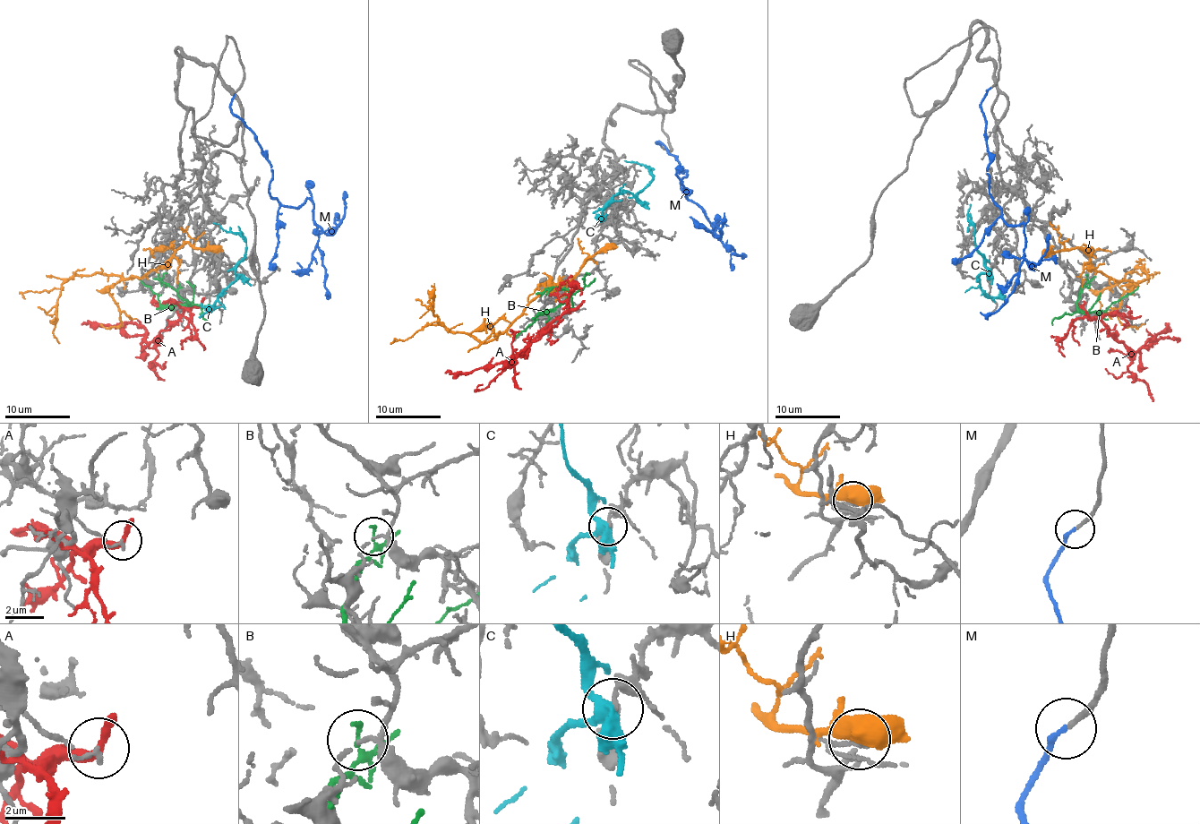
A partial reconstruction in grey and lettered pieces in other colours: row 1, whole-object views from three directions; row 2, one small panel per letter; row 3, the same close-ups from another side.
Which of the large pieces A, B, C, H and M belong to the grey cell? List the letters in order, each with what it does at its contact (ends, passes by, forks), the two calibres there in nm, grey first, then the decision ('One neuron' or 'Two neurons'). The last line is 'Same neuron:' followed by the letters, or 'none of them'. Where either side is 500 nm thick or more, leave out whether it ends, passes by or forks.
A: It passes by. Thickness 140 nm (grey) against 260 nm. Two neurons
B: It forks there. Thickness 80 nm (grey) against 120 nm. Two neurons
C: It forks there. Thickness 110 nm (grey) against 360 nm. Two neurons
H: It forks there. Thickness 160 nm (grey) against 460 nm. Two neurons
M: It ends there. Thickness 170 nm (grey) against 190 nm. One neuron
Same neuron: M

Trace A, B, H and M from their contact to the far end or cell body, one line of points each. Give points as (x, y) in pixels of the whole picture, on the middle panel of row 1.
A: (578, 305), (567, 309), (555, 325), (507, 361), (464, 373), (444, 373)
B: (545, 289), (557, 287), (568, 290), (564, 300), (554, 308), (544, 310), (512, 338)
H: (606, 250), (590, 255), (556, 288), (542, 290), (504, 331), (485, 341), (437, 321), (432, 297), (432, 310)
M: (660, 145), (675, 157), (681, 171), (687, 170), (680, 184), (715, 228), (717, 238), (724, 212)

